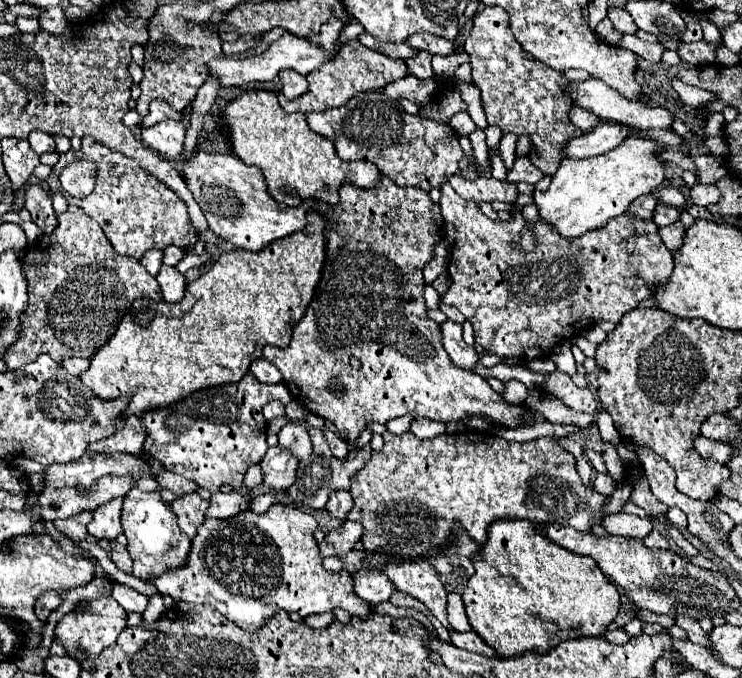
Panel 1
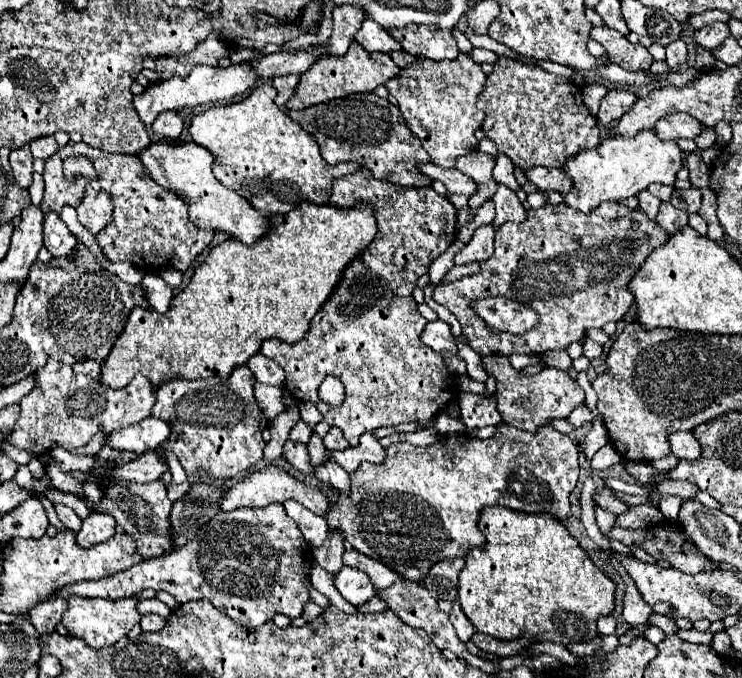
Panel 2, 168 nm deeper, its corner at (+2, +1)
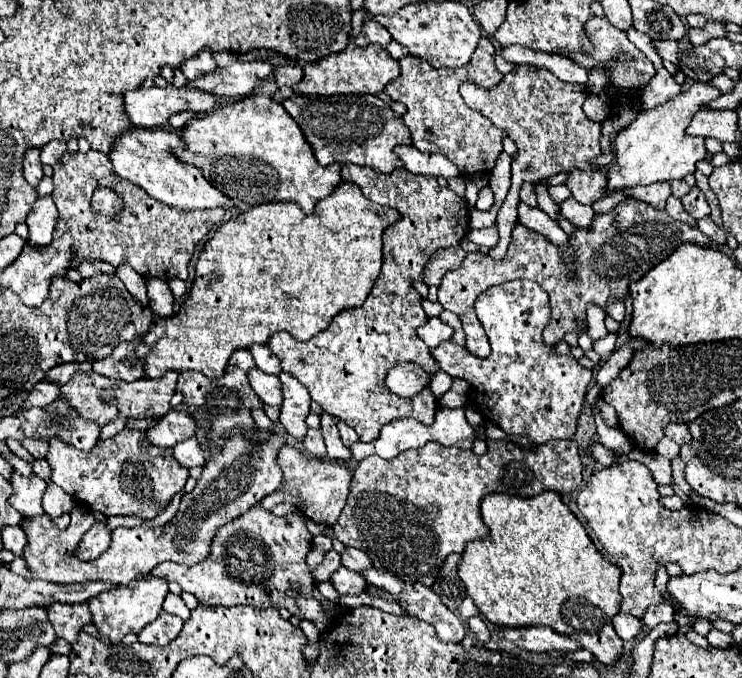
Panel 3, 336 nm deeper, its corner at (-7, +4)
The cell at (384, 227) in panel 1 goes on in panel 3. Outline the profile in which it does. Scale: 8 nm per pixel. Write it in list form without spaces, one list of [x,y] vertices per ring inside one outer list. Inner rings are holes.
[[[345,164],[341,178],[357,184],[371,202],[391,204],[401,214],[401,220],[391,224],[383,234],[381,274],[363,306],[339,312],[331,326],[311,340],[301,342],[287,332],[277,332],[267,344],[281,360],[281,368],[295,376],[327,414],[355,428],[361,442],[373,442],[381,426],[397,418],[415,418],[425,426],[433,424],[437,402],[431,390],[427,388],[407,400],[393,396],[385,386],[385,374],[399,362],[417,362],[431,374],[437,372],[437,362],[433,362],[429,346],[415,332],[417,326],[427,322],[427,316],[421,308],[421,296],[413,290],[411,282],[421,280],[421,272],[435,250],[461,242],[469,230],[469,208],[463,198],[447,186],[441,188],[435,178],[409,174],[405,168],[379,174],[365,166]]]

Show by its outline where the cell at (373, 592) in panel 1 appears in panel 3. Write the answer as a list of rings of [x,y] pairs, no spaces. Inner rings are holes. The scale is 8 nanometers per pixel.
[[[343,566],[331,574],[329,582],[333,584],[333,588],[339,594],[363,594],[365,592],[365,586],[367,586],[367,582],[361,578],[359,572],[347,570]]]

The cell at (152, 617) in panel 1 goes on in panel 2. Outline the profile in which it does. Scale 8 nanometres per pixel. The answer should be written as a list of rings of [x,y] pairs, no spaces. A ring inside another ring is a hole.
[[[154,613],[142,615],[142,619],[140,619],[142,631],[160,631],[164,627],[164,623],[166,623],[166,619],[162,619],[160,615],[154,615]]]

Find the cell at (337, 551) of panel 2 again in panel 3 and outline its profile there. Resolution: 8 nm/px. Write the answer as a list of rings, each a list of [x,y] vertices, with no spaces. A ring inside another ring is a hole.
[[[329,550],[329,552],[325,554],[325,560],[323,560],[315,570],[311,570],[313,582],[315,582],[315,584],[327,582],[329,576],[331,576],[339,566],[341,566],[341,556],[339,556],[339,552],[337,552],[337,550]]]

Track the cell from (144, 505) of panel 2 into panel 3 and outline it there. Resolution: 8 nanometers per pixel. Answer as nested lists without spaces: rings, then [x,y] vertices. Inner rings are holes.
[[[125,428],[113,438],[93,446],[93,450],[77,450],[75,446],[51,436],[45,460],[51,466],[51,480],[69,492],[79,504],[105,516],[139,516],[155,518],[167,508],[171,498],[183,490],[189,468],[173,458],[171,448],[157,448],[145,442],[145,430]]]

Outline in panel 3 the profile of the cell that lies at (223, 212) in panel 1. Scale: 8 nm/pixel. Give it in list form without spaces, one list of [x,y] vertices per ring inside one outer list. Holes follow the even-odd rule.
[[[129,128],[129,130],[123,130],[121,136],[113,144],[115,144],[113,152],[109,152],[113,170],[117,170],[121,178],[127,178],[129,182],[147,190],[155,200],[165,202],[167,206],[181,208],[181,210],[205,210],[205,208],[215,208],[215,206],[233,208],[235,202],[223,196],[215,186],[211,186],[201,176],[199,168],[173,158],[169,148],[177,148],[183,144],[179,134],[167,132],[167,130]]]

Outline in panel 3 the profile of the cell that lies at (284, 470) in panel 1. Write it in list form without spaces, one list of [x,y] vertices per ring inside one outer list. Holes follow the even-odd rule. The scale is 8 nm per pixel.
[[[309,428],[307,436],[305,436],[305,440],[303,440],[303,446],[305,446],[307,452],[311,452],[311,454],[317,456],[317,458],[323,458],[323,456],[325,456],[325,442],[323,442],[321,430]]]

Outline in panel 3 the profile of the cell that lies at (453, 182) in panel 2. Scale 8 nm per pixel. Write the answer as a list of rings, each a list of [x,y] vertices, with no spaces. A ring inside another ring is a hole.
[[[395,146],[395,154],[403,162],[405,170],[411,174],[425,174],[425,176],[443,176],[443,178],[455,178],[459,176],[459,170],[443,158],[443,154],[425,154],[419,152],[413,146]]]

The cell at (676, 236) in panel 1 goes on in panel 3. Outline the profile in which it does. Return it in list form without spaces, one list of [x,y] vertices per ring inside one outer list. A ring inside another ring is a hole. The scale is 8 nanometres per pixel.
[[[669,196],[669,198],[667,198],[667,206],[665,206],[665,210],[667,210],[667,214],[669,214],[671,218],[681,220],[681,222],[691,224],[691,226],[697,226],[697,220],[695,220],[695,218],[691,218],[691,216],[683,210],[683,204],[679,202],[679,198]]]

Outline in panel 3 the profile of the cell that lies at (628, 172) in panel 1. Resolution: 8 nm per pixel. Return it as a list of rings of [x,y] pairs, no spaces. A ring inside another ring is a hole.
[[[693,84],[689,90],[683,90],[679,96],[667,100],[663,106],[643,110],[637,120],[623,132],[615,136],[615,160],[617,164],[609,170],[609,190],[619,190],[627,186],[653,184],[665,180],[681,180],[687,174],[695,172],[695,164],[705,160],[707,148],[705,138],[689,136],[685,130],[691,118],[705,108],[721,92],[709,84]]]

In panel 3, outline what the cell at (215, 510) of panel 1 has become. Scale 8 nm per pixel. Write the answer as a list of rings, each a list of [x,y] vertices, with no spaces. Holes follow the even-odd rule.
[[[283,446],[279,452],[279,466],[283,470],[283,486],[267,496],[261,506],[265,510],[271,510],[273,506],[281,502],[293,504],[297,510],[301,510],[307,518],[311,518],[317,524],[333,526],[345,508],[345,500],[349,494],[349,482],[353,478],[353,470],[339,464],[337,460],[321,460],[321,458],[309,458],[307,454],[301,454],[293,446]]]

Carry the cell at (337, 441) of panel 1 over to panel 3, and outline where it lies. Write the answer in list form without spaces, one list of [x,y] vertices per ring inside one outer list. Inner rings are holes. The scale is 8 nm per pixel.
[[[339,422],[339,424],[337,424],[337,428],[339,428],[339,432],[341,432],[341,440],[343,440],[343,444],[345,444],[347,448],[359,440],[357,432],[355,432],[351,426],[347,426],[345,422]]]

